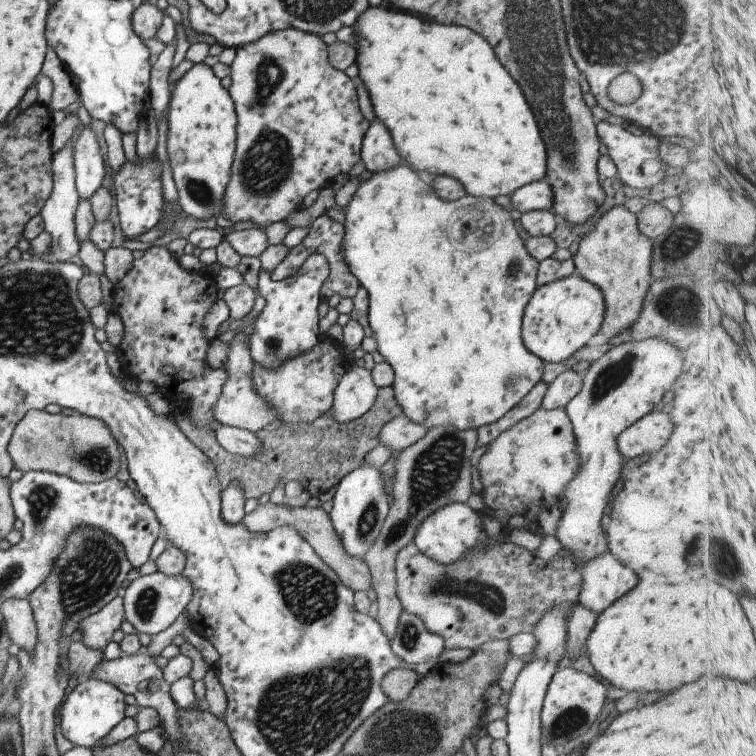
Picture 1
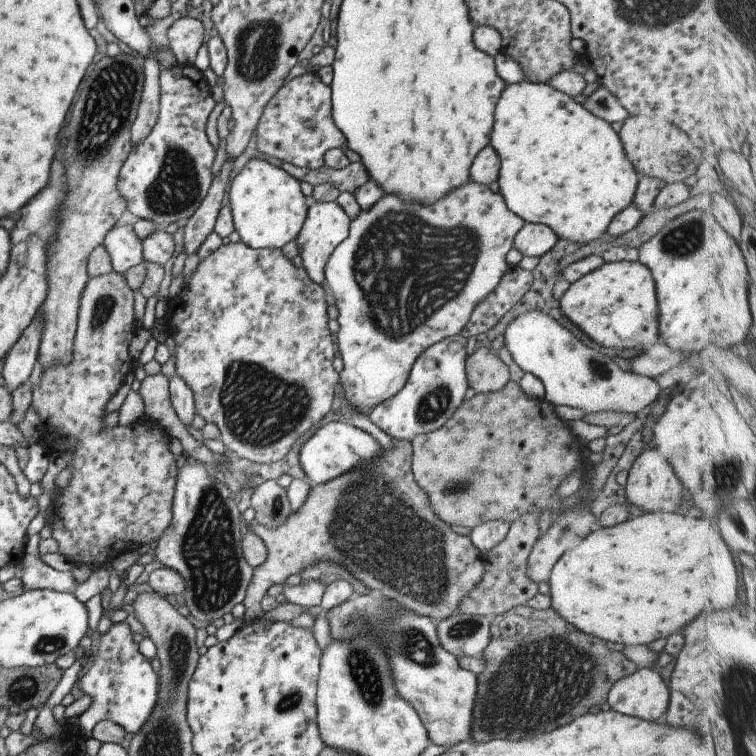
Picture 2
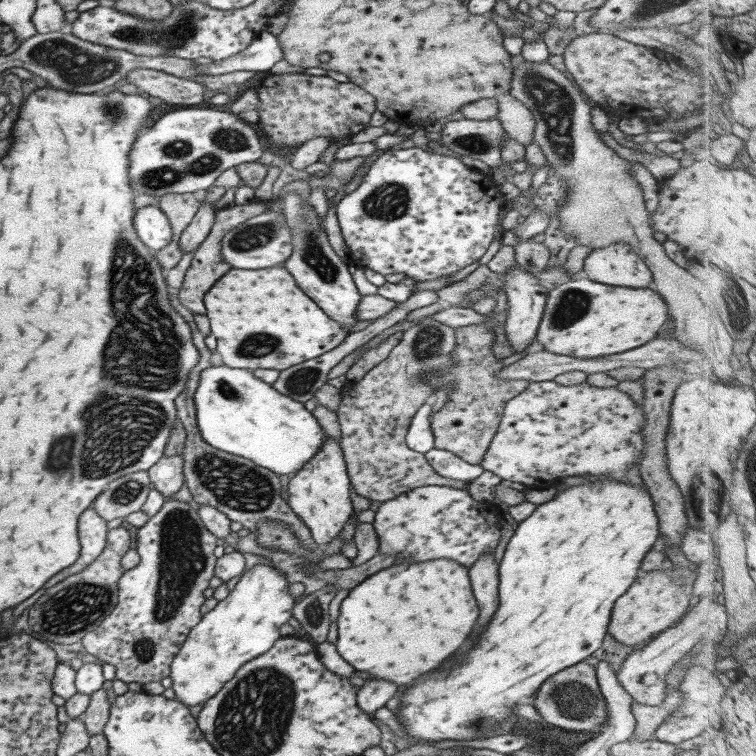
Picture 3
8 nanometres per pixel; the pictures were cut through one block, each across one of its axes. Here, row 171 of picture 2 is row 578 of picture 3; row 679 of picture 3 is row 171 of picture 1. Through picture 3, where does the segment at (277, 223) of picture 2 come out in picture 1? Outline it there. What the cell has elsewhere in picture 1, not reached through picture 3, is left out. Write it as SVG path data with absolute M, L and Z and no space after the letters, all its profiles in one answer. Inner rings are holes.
M197 62L175 82L168 96L166 153L177 202L187 216L207 220L221 215L235 146L236 116L229 96L213 70Z

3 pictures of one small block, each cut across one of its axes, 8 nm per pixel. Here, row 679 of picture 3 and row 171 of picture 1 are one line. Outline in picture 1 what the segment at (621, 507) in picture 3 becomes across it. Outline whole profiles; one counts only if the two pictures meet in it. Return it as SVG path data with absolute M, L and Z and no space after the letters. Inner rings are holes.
M367 6L365 12L355 20L355 24L351 24L351 28L357 32L357 44L355 44L355 64L361 82L365 84L365 88L369 86L369 98L373 104L373 112L375 118L381 120L385 124L385 128L391 134L391 142L395 144L397 152L401 154L401 158L411 164L411 168L415 168L417 172L431 172L431 174L447 174L457 178L467 194L473 194L471 197L477 196L482 199L493 199L499 194L509 196L513 194L517 188L535 182L545 177L547 172L547 163L545 156L545 146L543 140L539 136L539 128L533 120L533 114L529 112L529 104L525 102L525 97L515 80L503 70L503 66L497 56L493 54L493 49L479 34L468 28L463 28L462 25L455 24L439 24L437 21L423 20L422 17L417 17L409 12L399 12L395 8L387 8L384 6Z

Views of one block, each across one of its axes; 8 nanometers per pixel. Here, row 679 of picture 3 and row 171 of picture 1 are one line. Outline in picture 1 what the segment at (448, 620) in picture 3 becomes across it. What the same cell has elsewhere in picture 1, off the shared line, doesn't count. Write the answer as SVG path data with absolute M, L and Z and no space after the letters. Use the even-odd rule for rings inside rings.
M399 164L387 172L371 174L369 180L359 182L353 198L349 200L343 212L345 220L342 225L341 256L349 272L367 292L367 320L376 342L377 352L393 371L391 390L401 415L411 420L413 424L421 424L425 430L436 426L451 426L460 431L477 430L494 420L499 420L521 402L527 396L527 392L541 380L543 362L525 348L521 338L523 310L531 294L538 287L535 284L538 262L525 252L523 241L515 230L515 214L497 205L493 199L471 197L461 198L457 202L443 202L435 196L431 184L419 180L417 172L411 170L409 164ZM467 224L477 224L477 226L473 226L475 230L467 230ZM483 230L487 234L483 234Z

